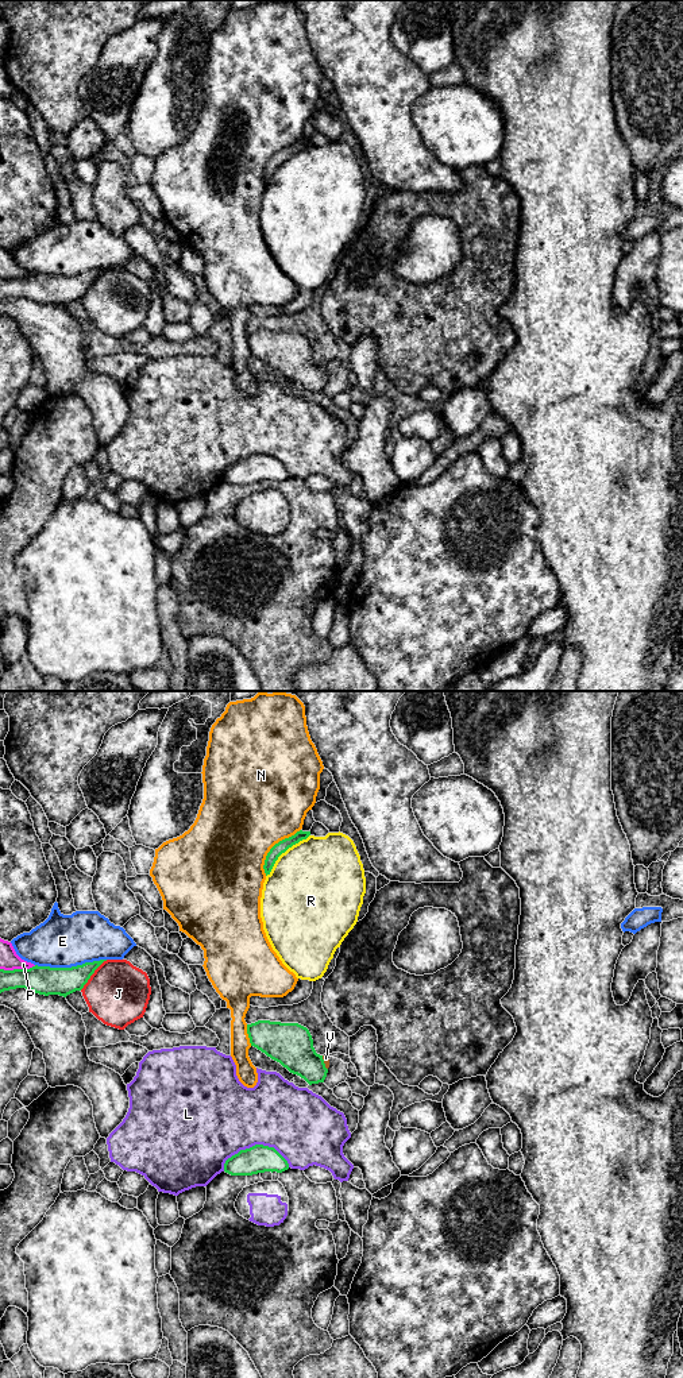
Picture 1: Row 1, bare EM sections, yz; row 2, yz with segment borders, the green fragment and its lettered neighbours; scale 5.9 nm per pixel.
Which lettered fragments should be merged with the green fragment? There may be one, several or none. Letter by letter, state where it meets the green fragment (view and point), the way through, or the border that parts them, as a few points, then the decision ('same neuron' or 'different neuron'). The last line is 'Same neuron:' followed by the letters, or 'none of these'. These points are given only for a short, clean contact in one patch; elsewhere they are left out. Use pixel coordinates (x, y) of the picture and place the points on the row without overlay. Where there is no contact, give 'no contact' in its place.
E: yz (72, 276) | different neuron
J: yz (92, 282) | different neuron
L: yz (255, 454) | different neuron
N: yz (271, 157) | different neuron
P: yz (18, 278) | different neuron
R: yz (284, 161) | different neuron
V: yz (323, 371) | across yz (289, 352), (308, 371), (323, 371), (325, 367) | same neuron
Same neuron: V

